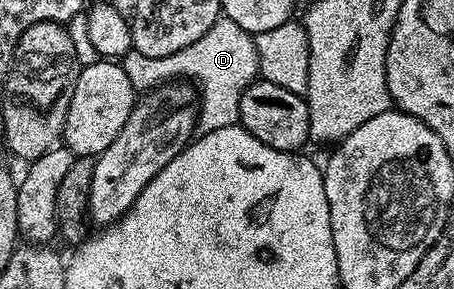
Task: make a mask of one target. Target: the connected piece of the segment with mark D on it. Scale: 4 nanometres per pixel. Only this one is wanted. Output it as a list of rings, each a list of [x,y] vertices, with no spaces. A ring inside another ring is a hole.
[[[224,18],[217,20],[215,26],[199,38],[199,42],[191,42],[191,46],[183,46],[183,50],[175,50],[175,54],[167,54],[167,58],[147,58],[147,54],[132,51],[120,57],[119,63],[127,78],[131,78],[133,89],[141,94],[182,78],[192,82],[199,97],[196,105],[198,133],[223,130],[223,126],[238,123],[241,119],[239,102],[259,76],[254,33]]]

